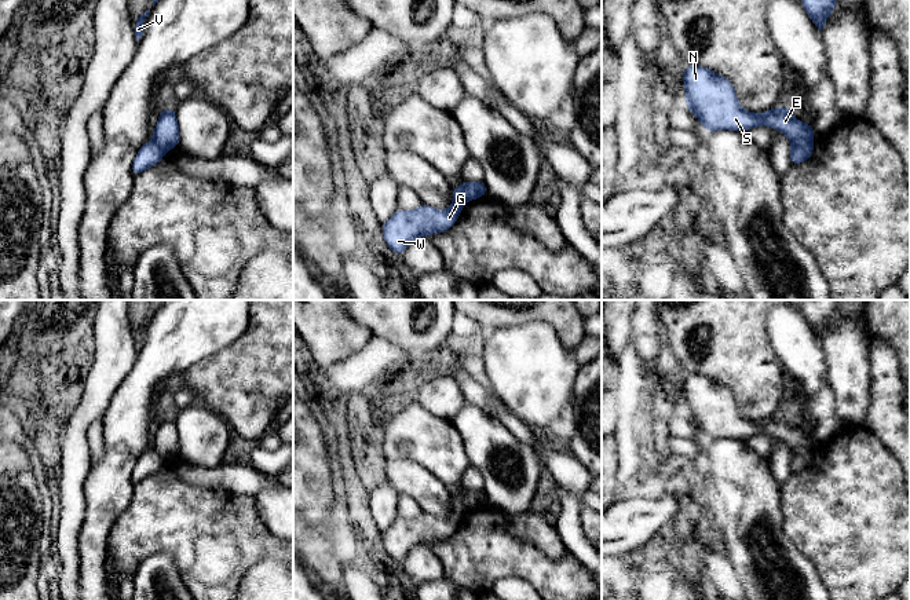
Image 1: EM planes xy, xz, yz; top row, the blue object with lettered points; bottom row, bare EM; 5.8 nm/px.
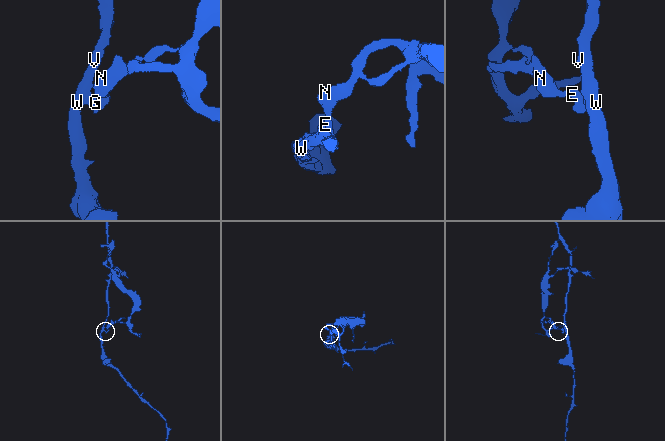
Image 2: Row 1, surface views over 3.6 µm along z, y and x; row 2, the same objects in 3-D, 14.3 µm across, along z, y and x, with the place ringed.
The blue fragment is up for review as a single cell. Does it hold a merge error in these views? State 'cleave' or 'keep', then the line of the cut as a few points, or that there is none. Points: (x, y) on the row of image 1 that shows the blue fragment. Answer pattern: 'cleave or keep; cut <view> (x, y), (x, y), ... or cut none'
cleave; cut yz (811, 142), (793, 145)

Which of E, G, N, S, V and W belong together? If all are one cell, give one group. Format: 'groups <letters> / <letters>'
groups E N S / G V W

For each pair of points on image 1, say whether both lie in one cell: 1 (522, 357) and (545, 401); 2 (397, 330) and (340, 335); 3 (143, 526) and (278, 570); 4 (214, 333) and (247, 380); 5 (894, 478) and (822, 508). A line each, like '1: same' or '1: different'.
1: same
2: different
3: different
4: different
5: same

